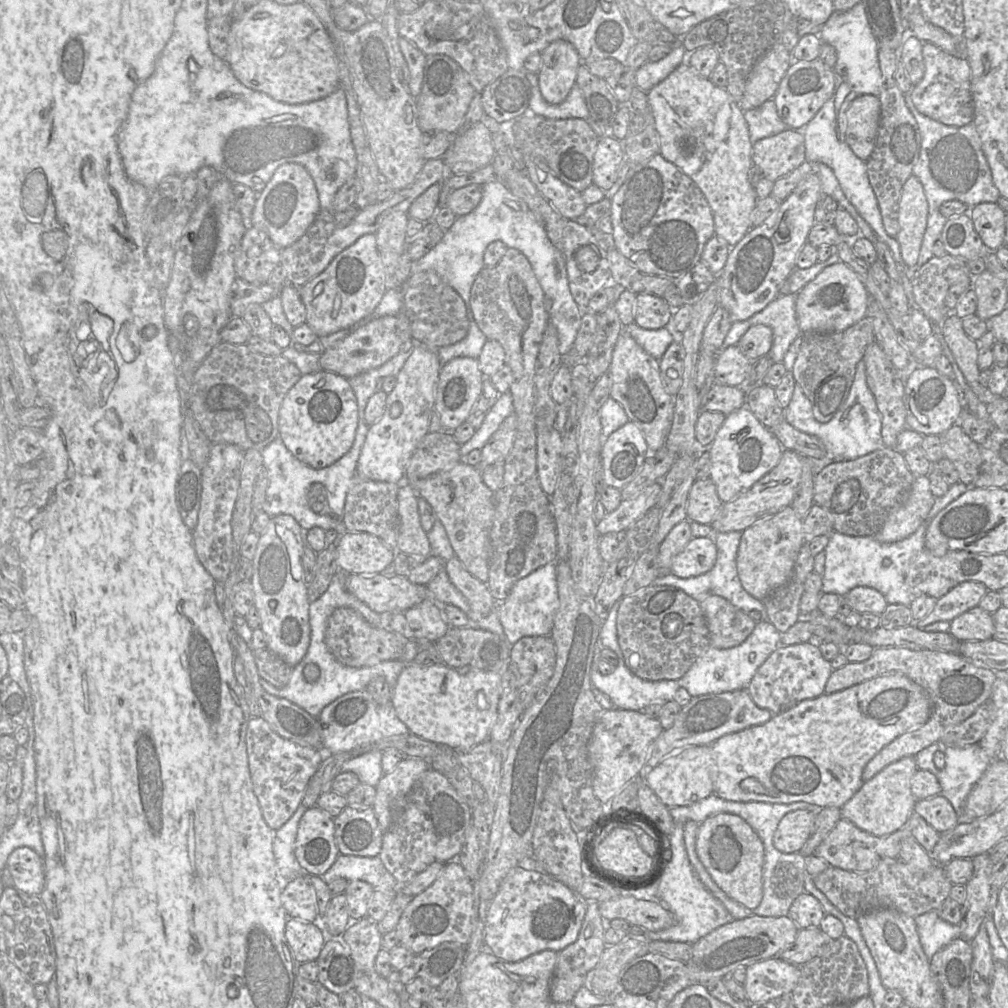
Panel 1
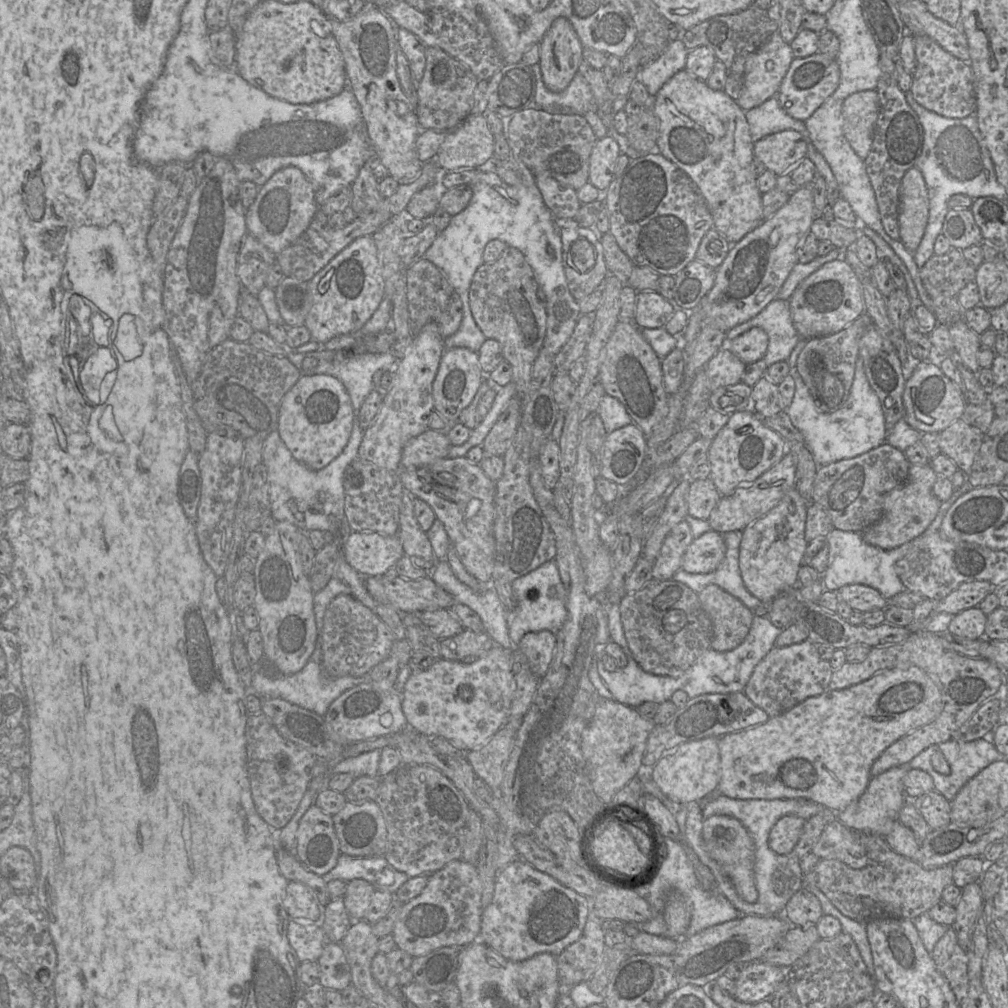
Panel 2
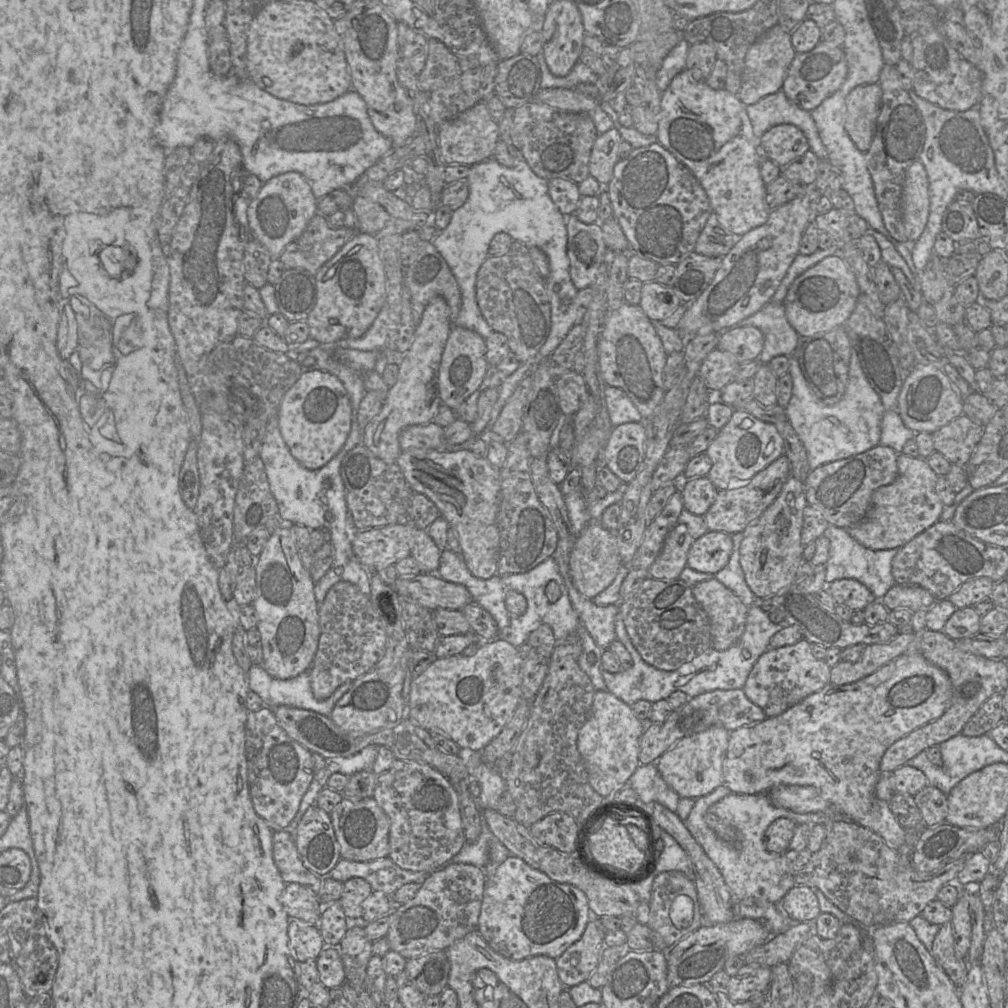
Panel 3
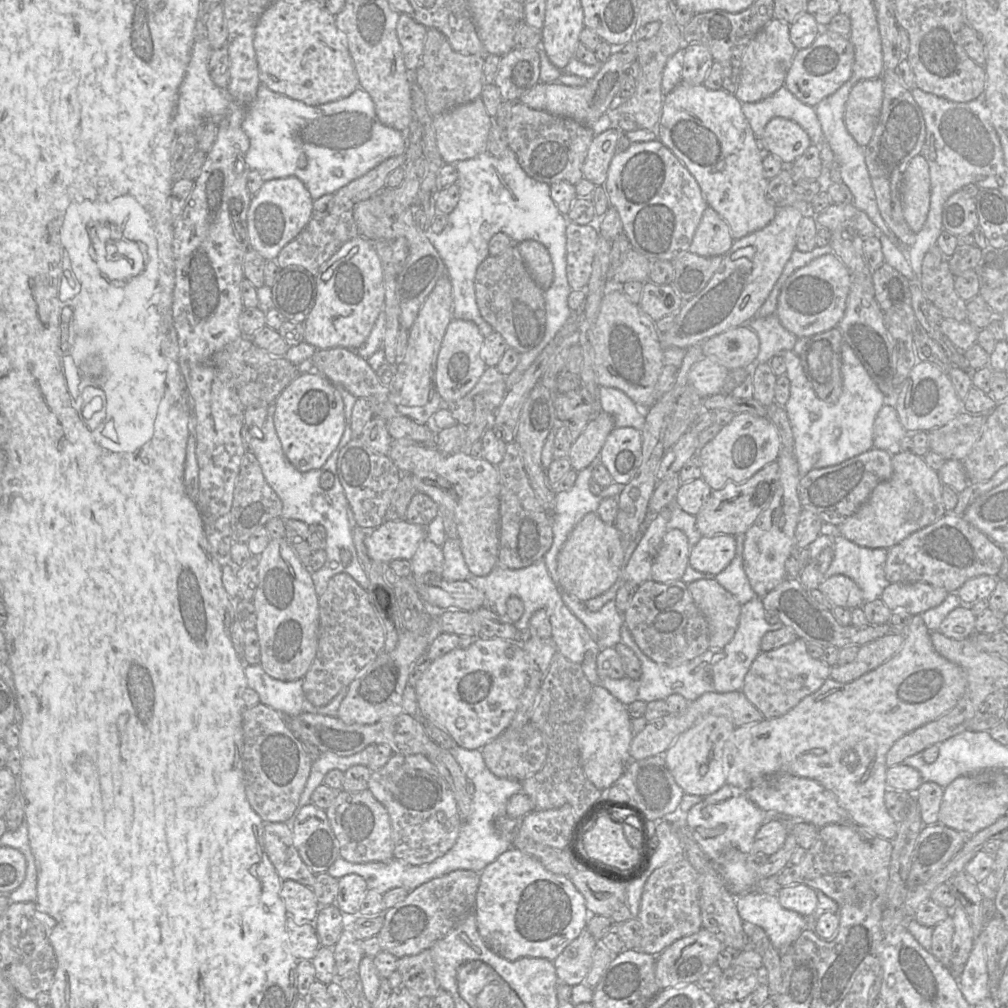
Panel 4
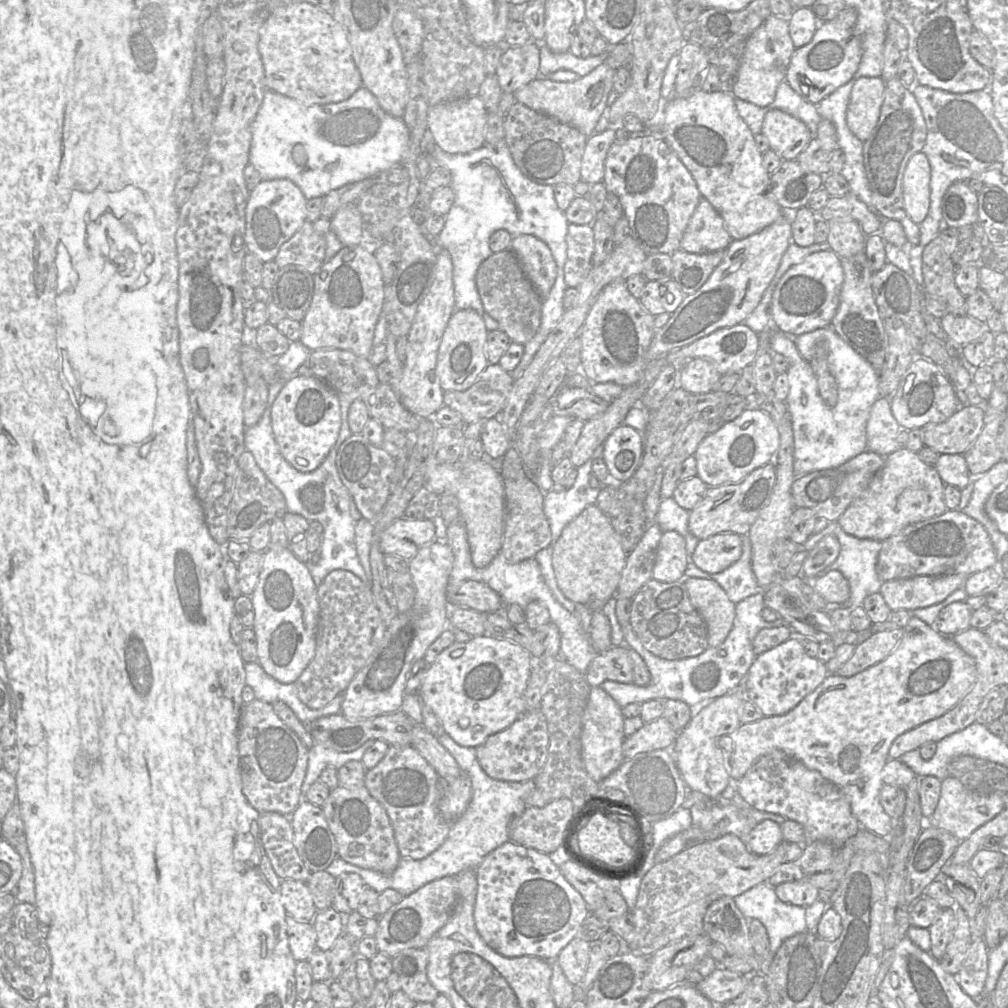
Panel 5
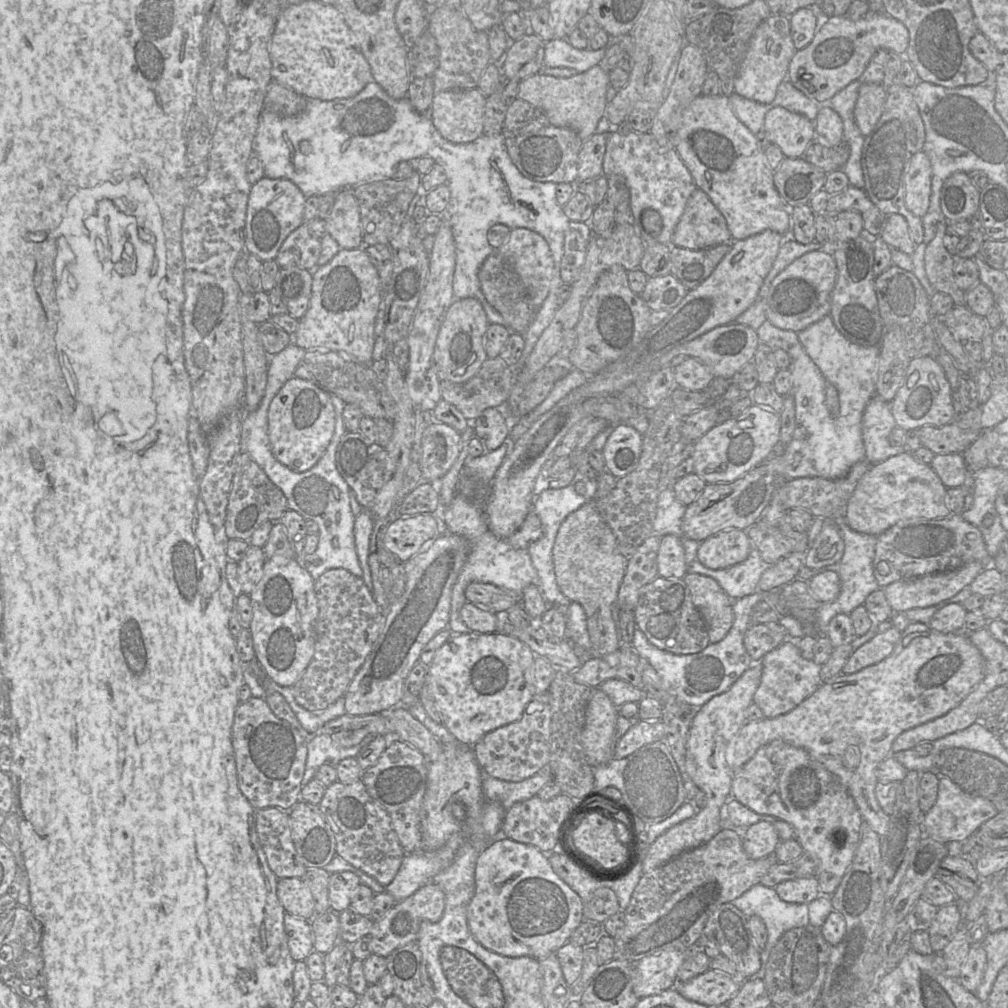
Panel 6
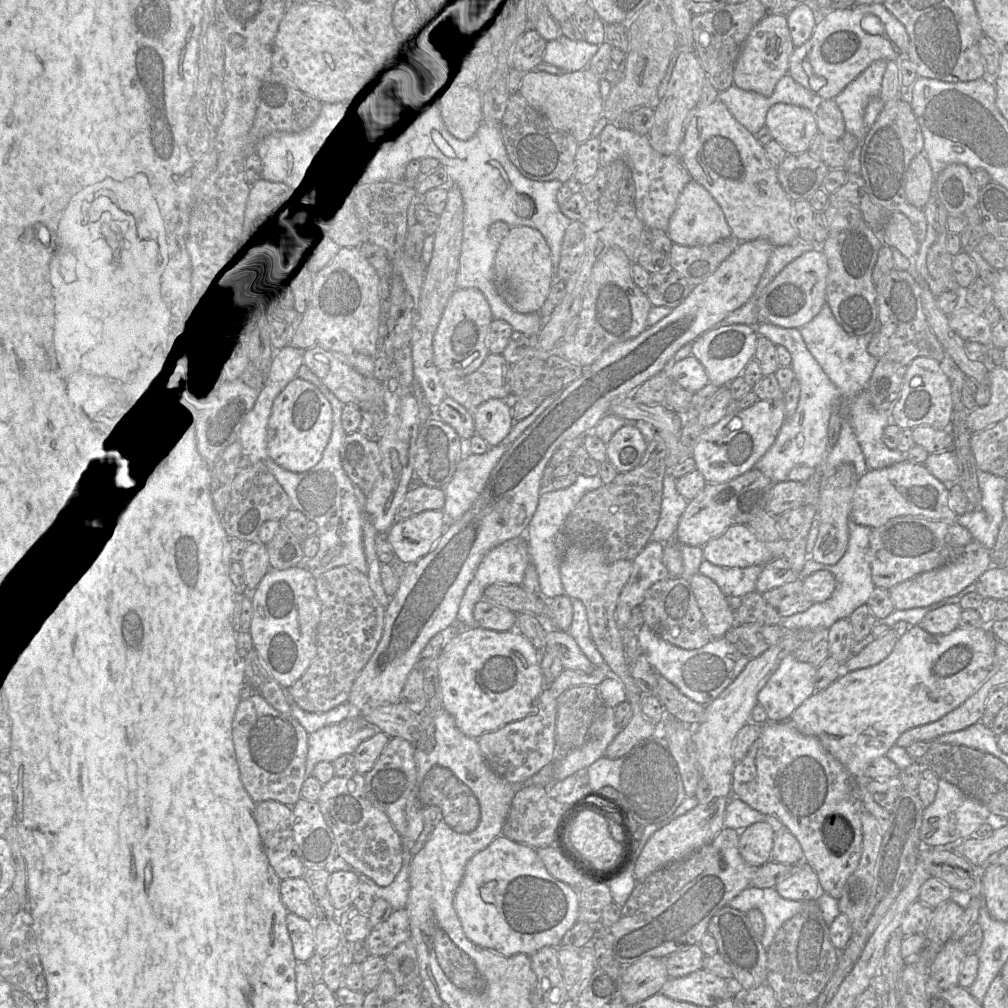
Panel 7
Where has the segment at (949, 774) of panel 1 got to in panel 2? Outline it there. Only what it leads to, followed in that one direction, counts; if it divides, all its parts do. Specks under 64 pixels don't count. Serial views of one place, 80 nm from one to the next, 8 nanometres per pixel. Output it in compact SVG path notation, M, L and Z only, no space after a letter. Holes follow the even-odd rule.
M992 733L987 734L982 739L970 742L959 742L949 740L945 743L931 745L920 754L914 757L908 764L909 769L920 769L927 772L933 779L934 790L943 795L949 802L953 801L959 790L974 776L980 773L984 768L995 761L1006 760L1004 756L996 749L992 742ZM935 751L943 753L949 767L950 774L942 775L934 770L931 764L931 757Z

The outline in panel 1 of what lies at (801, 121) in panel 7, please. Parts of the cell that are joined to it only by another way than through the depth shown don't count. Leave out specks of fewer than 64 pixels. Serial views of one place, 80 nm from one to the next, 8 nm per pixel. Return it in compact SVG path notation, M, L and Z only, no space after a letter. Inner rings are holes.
M788 129L758 140L753 144L751 158L752 163L761 169L762 176L775 182L777 179L791 173L806 161L803 133Z

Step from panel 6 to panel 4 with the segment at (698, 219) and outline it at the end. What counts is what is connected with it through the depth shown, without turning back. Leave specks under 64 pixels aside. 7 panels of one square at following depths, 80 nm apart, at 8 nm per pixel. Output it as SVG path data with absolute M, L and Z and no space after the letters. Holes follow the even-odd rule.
M708 206L688 251L703 257L724 256L734 241L727 223Z

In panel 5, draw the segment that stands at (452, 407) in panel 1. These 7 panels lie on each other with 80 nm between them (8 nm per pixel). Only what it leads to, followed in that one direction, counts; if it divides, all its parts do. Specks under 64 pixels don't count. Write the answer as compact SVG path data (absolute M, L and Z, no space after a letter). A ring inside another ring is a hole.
M473 309L455 310L451 315L438 349L436 373L443 391L465 391L476 381L489 364L485 342L488 330L485 322Z

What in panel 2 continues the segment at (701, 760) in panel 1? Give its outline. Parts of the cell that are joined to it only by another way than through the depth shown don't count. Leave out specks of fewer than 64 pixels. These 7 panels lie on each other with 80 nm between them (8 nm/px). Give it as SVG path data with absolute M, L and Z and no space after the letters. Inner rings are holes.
M718 737L685 742L665 753L652 767L651 778L669 799L679 804L688 804L711 796L717 791L720 781Z

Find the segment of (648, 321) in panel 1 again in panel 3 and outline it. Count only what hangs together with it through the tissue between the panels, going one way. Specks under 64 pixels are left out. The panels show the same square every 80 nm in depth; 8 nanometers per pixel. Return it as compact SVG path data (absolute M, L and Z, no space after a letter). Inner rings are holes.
M656 281L643 284L639 307L651 322L661 322L680 305L682 302L674 287L663 286Z

